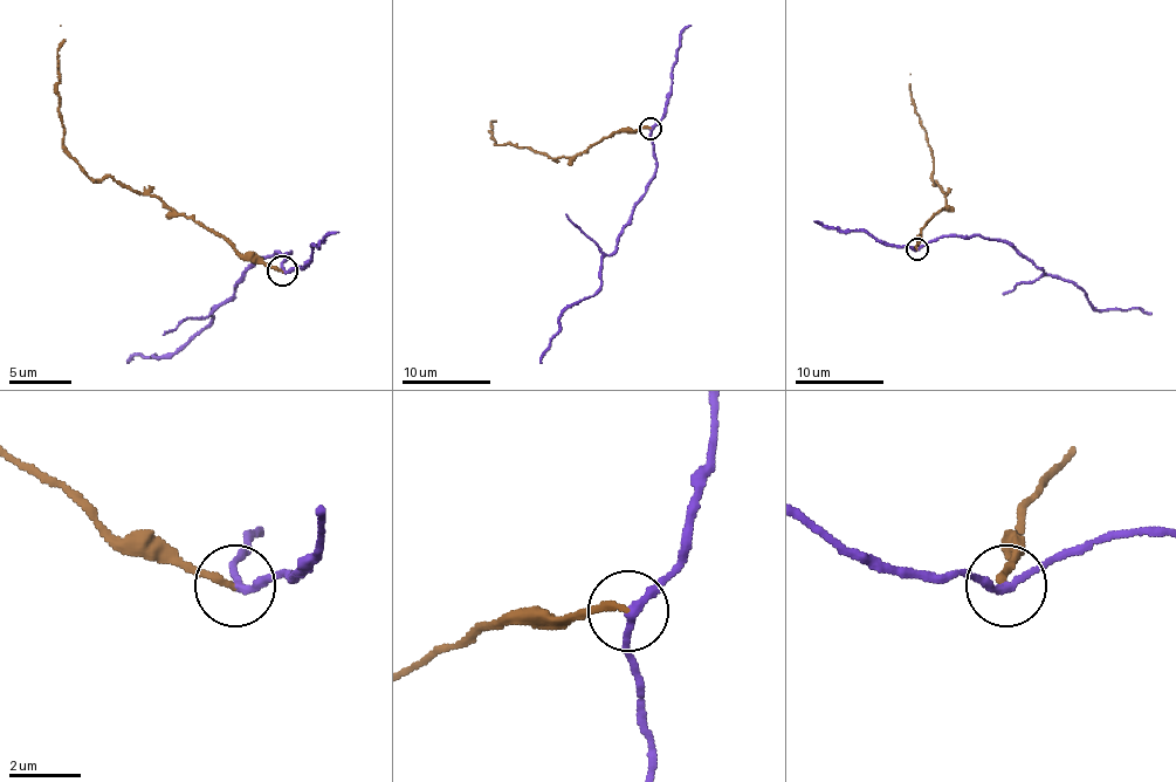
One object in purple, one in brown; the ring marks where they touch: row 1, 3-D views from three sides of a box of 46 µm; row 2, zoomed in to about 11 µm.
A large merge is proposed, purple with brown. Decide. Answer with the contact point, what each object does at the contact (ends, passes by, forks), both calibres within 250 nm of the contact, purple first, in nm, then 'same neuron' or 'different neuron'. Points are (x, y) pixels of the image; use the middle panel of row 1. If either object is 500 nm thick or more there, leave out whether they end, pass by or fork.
(651, 128) | purple passes by | brown ends | 200/190 nm | different neuron

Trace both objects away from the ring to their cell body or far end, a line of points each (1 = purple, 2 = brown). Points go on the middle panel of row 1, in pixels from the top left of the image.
1: (650, 128), (657, 172), (617, 247), (602, 260), (602, 287), (566, 309), (559, 317), (559, 331), (540, 362)
2: (650, 128), (617, 130), (575, 156), (555, 158), (510, 143), (495, 145), (493, 121)

